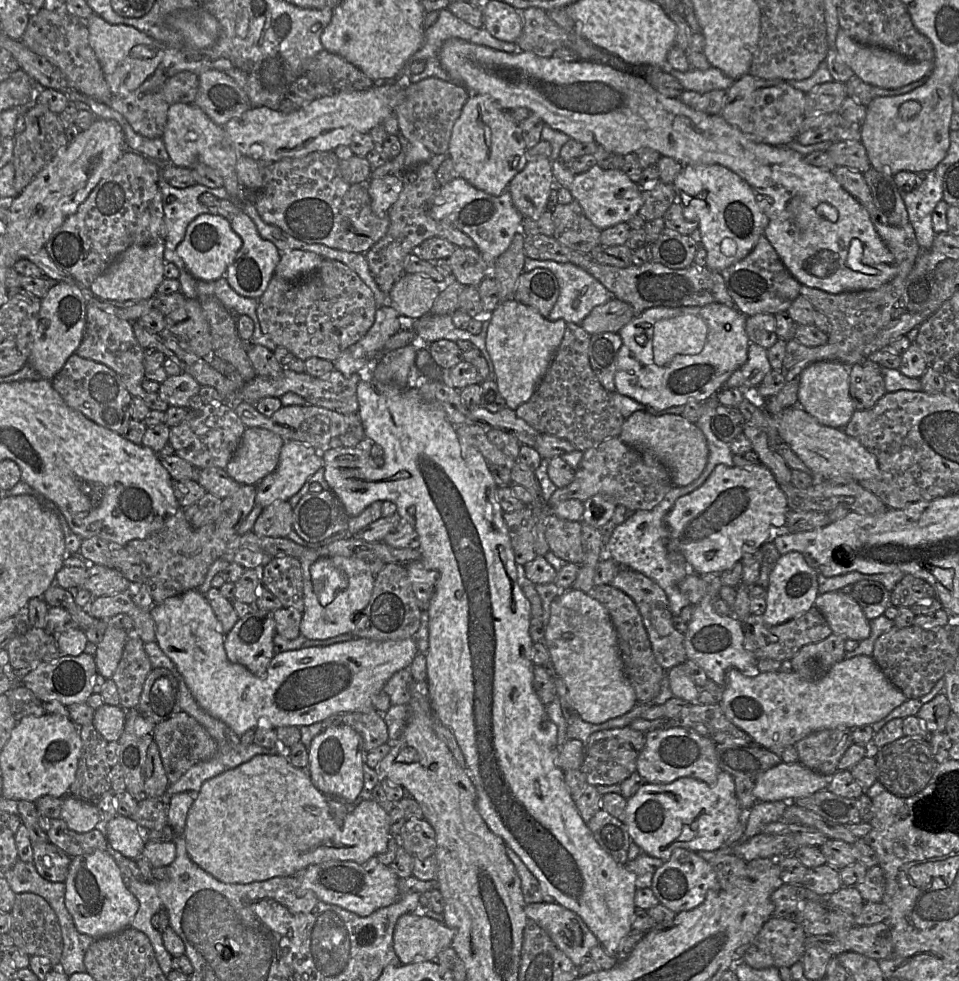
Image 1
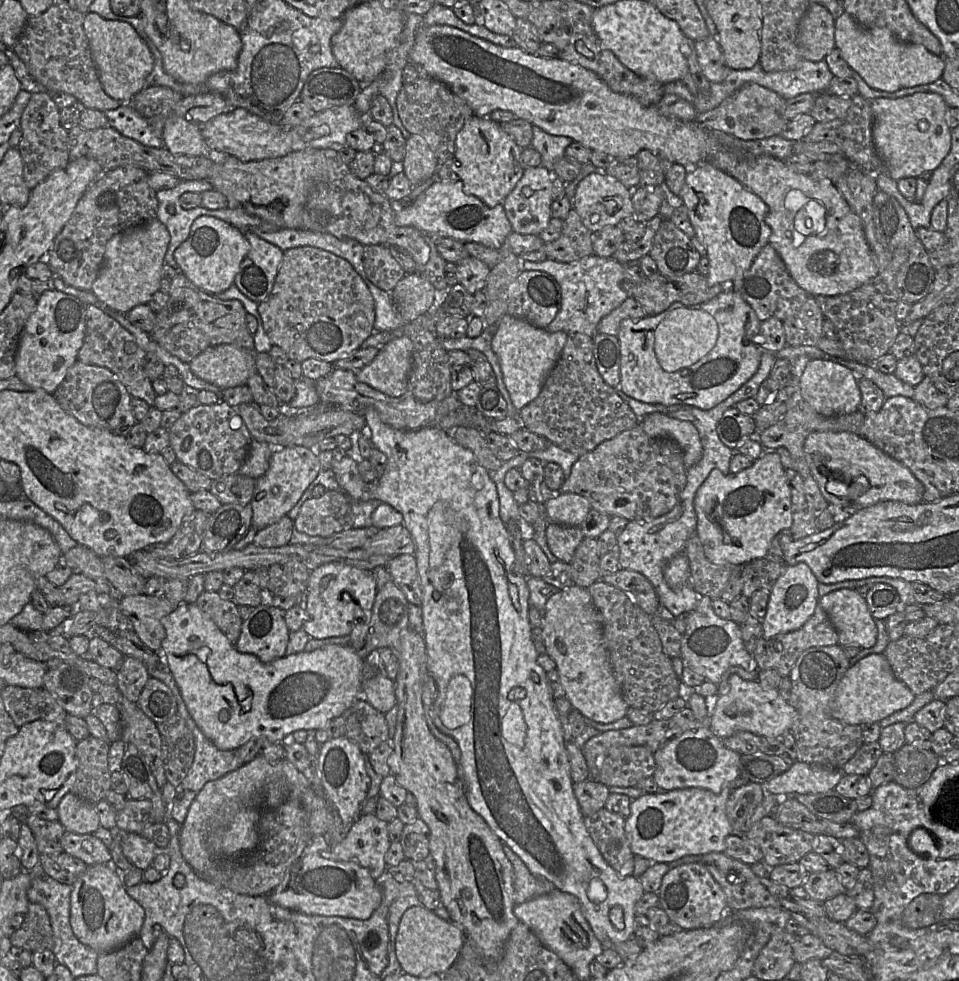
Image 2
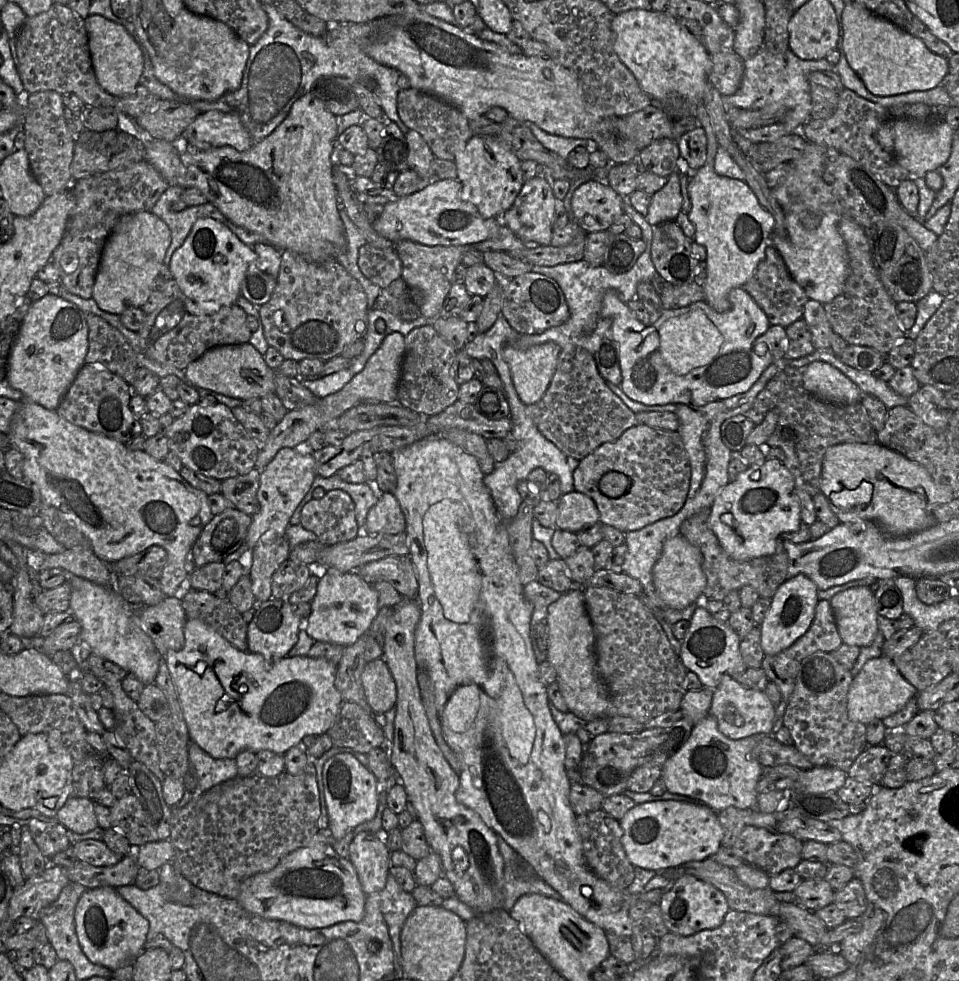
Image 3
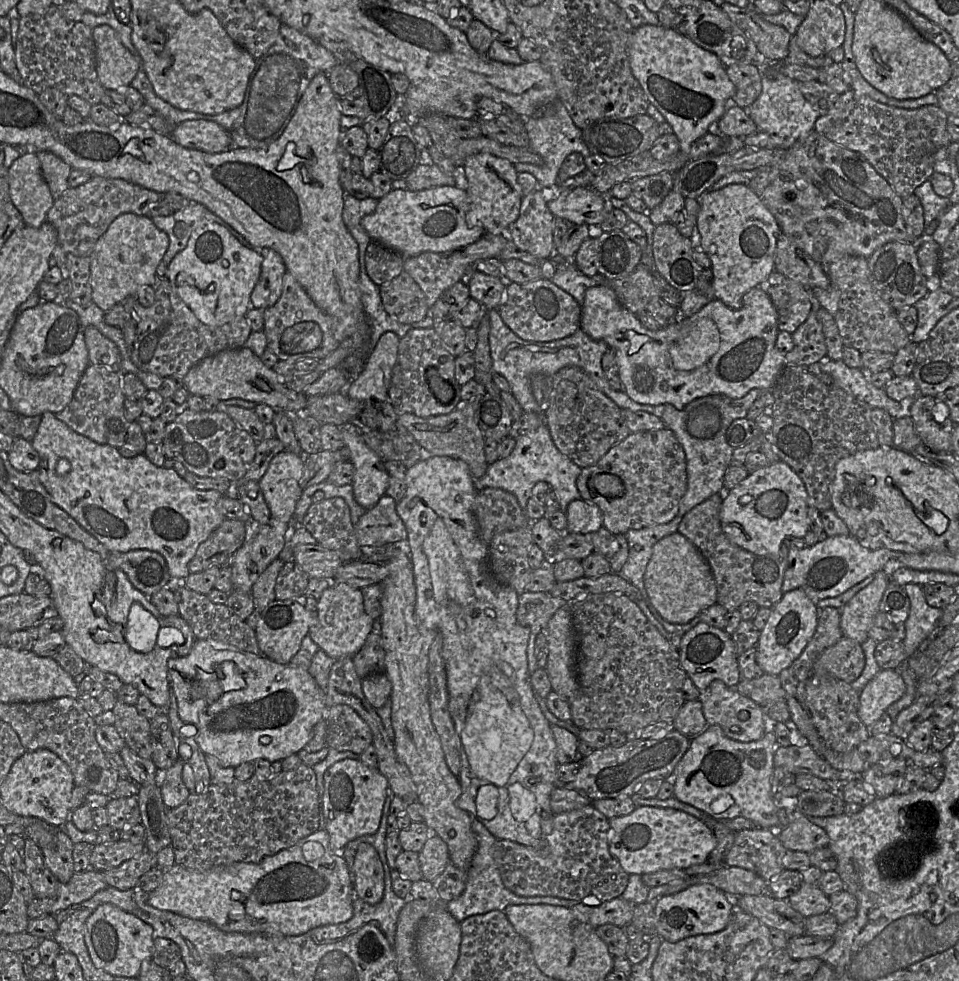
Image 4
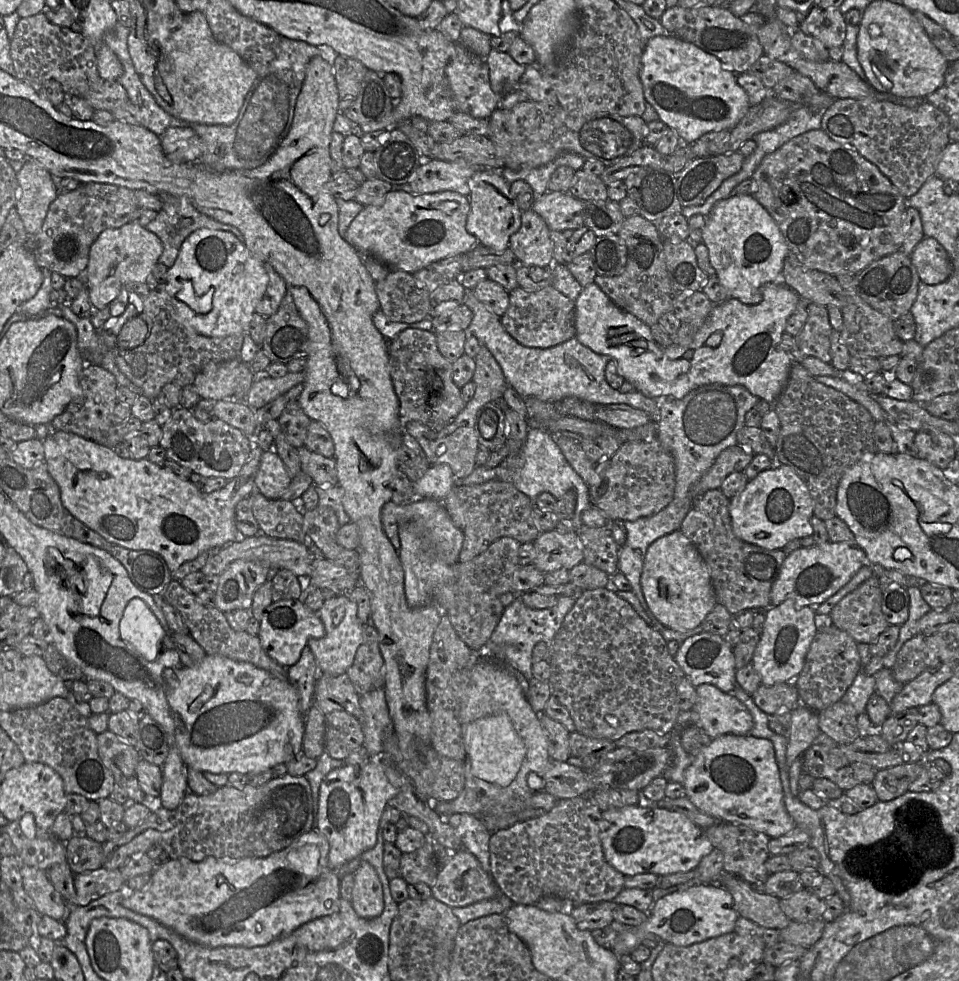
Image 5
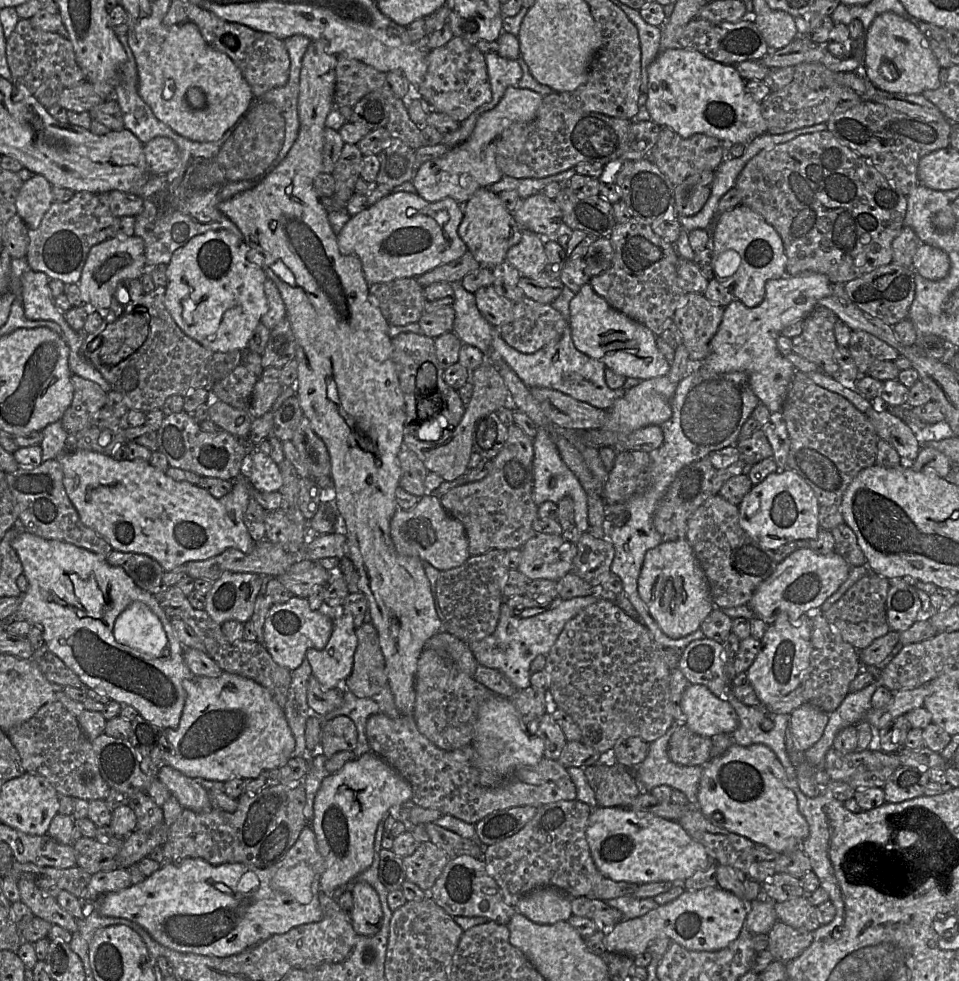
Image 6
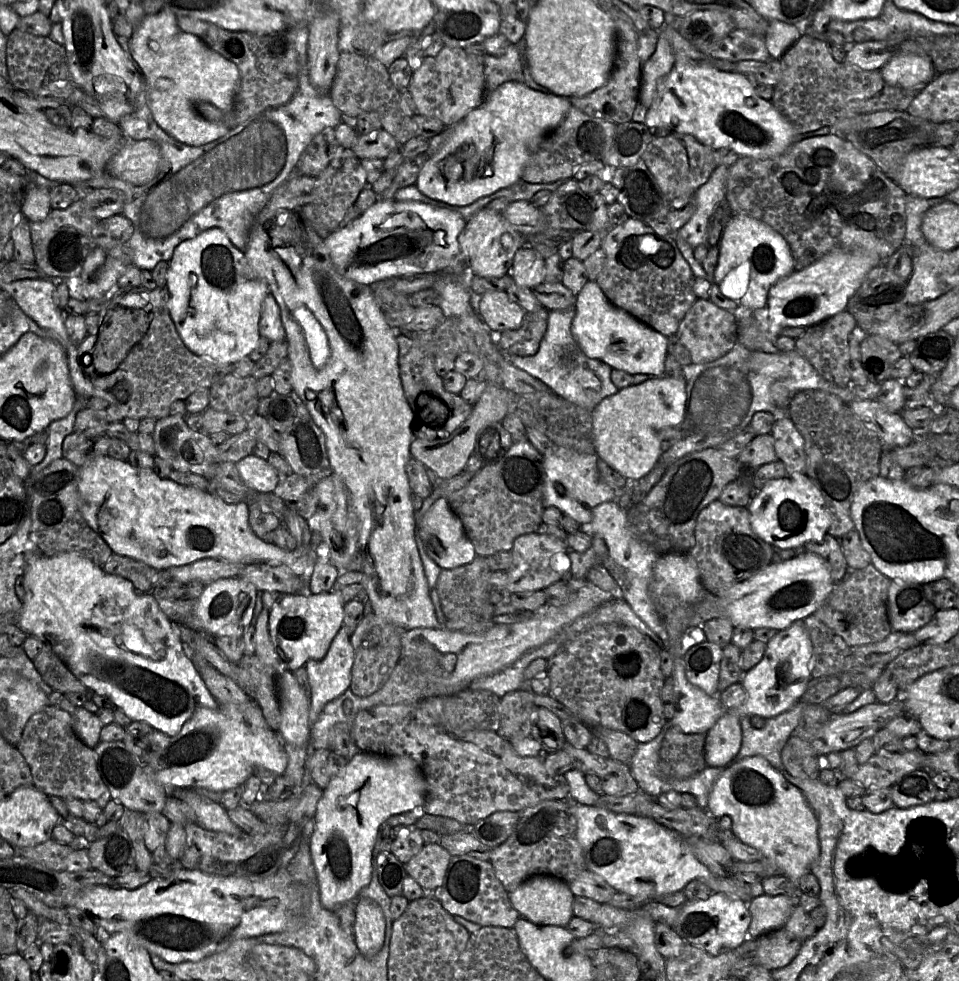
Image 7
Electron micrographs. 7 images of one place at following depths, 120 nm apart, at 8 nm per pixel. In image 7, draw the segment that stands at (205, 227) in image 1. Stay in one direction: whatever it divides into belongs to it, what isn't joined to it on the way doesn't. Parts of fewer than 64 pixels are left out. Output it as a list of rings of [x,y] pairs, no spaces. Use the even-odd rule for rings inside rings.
[[[219,228],[180,243],[169,261],[168,308],[176,330],[195,354],[219,363],[236,363],[257,346],[259,322],[269,288],[249,265],[245,250],[237,248]]]

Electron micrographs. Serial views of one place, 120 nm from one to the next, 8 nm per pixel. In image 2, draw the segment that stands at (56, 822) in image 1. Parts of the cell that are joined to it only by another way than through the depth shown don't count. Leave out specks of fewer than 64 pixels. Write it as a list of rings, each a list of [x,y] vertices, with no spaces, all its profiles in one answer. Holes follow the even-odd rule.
[[[65,831],[59,843],[66,853],[79,858],[88,866],[112,864],[112,855],[108,847],[92,834]]]

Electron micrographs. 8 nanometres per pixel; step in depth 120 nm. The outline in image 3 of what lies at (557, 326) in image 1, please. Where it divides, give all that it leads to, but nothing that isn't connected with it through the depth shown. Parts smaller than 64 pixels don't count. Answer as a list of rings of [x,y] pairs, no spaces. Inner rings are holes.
[[[546,342],[527,349],[509,345],[503,348],[503,359],[509,365],[513,385],[524,405],[537,403],[543,397],[552,380],[560,352],[561,348],[554,342]]]

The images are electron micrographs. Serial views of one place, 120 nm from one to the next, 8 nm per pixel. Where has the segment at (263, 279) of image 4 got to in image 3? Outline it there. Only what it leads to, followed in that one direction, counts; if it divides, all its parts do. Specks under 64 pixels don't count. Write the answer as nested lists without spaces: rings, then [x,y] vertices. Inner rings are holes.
[[[256,243],[253,250],[257,258],[247,269],[240,293],[254,305],[261,306],[269,301],[276,287],[282,252],[265,243]]]

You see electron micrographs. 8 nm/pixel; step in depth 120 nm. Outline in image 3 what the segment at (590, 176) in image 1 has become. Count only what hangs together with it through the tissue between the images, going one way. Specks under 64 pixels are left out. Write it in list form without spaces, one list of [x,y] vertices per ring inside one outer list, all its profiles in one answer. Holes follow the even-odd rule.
[[[589,179],[575,190],[571,199],[571,208],[575,222],[586,233],[605,231],[624,213],[623,196],[615,192],[606,181]]]

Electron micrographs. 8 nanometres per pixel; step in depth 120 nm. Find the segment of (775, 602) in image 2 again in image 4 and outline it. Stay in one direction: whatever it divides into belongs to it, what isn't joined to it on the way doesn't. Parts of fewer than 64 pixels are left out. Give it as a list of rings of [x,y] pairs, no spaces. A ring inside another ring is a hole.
[[[800,588],[783,593],[782,598],[772,608],[765,626],[760,630],[757,643],[756,660],[762,671],[770,675],[779,675],[795,661],[815,633],[818,623],[819,609],[816,602]]]

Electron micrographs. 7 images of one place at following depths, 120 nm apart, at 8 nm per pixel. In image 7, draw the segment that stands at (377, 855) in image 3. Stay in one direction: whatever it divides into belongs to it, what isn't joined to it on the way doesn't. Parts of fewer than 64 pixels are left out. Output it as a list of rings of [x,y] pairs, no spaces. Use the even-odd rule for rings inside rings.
[[[363,898],[355,907],[353,936],[359,952],[375,956],[383,947],[386,923],[380,906],[372,899]]]

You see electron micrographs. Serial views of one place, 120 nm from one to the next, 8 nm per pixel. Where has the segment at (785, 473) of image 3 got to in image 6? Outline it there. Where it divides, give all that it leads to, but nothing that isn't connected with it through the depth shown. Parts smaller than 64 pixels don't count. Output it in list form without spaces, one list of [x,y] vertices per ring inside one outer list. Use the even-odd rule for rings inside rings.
[[[785,468],[769,474],[745,495],[739,508],[741,528],[760,546],[772,551],[797,540],[812,540],[818,536],[819,504],[812,488],[794,470]]]

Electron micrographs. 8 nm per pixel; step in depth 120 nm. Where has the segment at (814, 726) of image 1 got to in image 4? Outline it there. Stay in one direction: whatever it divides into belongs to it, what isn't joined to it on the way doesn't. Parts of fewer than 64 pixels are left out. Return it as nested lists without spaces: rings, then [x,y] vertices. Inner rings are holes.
[[[881,669],[859,693],[858,717],[871,726],[905,691],[905,682],[896,669]],[[713,680],[701,696],[702,708],[708,725],[718,725],[724,734],[735,741],[750,742],[760,739],[770,724],[764,707],[742,695],[737,689],[728,687],[723,681]]]

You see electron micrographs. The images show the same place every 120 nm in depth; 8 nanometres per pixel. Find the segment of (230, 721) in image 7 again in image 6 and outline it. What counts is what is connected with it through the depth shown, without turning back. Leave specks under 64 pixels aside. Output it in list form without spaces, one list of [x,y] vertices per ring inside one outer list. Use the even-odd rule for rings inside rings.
[[[229,672],[216,678],[194,677],[184,681],[186,701],[176,729],[166,729],[164,765],[178,770],[192,779],[206,779],[225,783],[228,780],[256,779],[263,771],[280,769],[291,758],[295,739],[288,725],[284,709],[272,694],[257,682]]]

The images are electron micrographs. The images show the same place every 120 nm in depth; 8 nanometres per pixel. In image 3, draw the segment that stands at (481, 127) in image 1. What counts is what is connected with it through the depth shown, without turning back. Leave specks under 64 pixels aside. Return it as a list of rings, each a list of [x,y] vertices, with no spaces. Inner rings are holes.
[[[472,135],[454,161],[457,179],[463,185],[462,198],[473,203],[483,218],[501,217],[512,206],[524,184],[521,160],[506,147],[499,136]]]

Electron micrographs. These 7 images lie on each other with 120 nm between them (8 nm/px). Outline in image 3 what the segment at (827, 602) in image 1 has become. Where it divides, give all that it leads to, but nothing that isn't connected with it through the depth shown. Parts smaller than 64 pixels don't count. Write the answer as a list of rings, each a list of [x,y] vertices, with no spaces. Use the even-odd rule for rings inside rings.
[[[858,586],[835,594],[829,602],[842,643],[860,648],[871,645],[879,617],[873,591]]]

